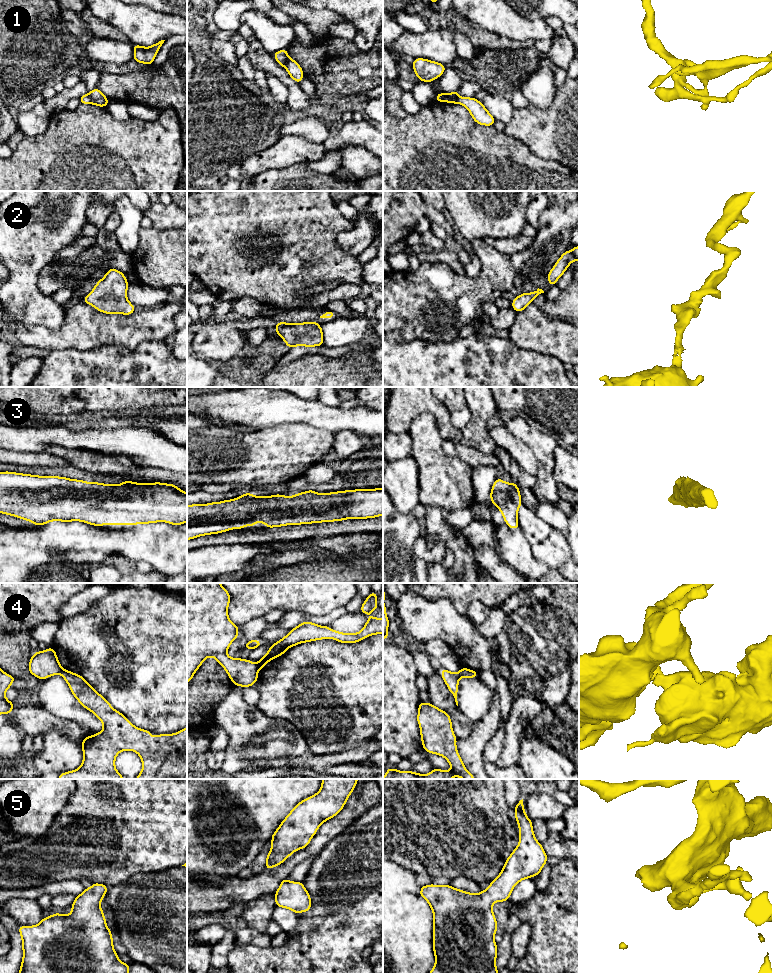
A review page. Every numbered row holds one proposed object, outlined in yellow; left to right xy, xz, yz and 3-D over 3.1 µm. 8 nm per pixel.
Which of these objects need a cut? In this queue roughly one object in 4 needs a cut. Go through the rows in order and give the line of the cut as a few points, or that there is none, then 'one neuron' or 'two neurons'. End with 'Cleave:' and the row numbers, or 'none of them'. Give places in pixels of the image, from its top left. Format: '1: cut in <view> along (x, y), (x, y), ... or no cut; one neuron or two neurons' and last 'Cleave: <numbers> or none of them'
1: cut in xy along (88, 93), (92, 102); two neurons
2: no cut; one neuron
3: no cut; one neuron
4: cut in xz along (256, 663), (258, 669); two neurons
5: no cut; one neuron
Cleave: 1, 4

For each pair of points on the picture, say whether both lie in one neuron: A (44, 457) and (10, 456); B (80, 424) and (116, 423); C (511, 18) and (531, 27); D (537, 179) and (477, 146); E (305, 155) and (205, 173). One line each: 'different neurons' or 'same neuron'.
A: same neuron
B: same neuron
C: same neuron
D: same neuron
E: different neurons

